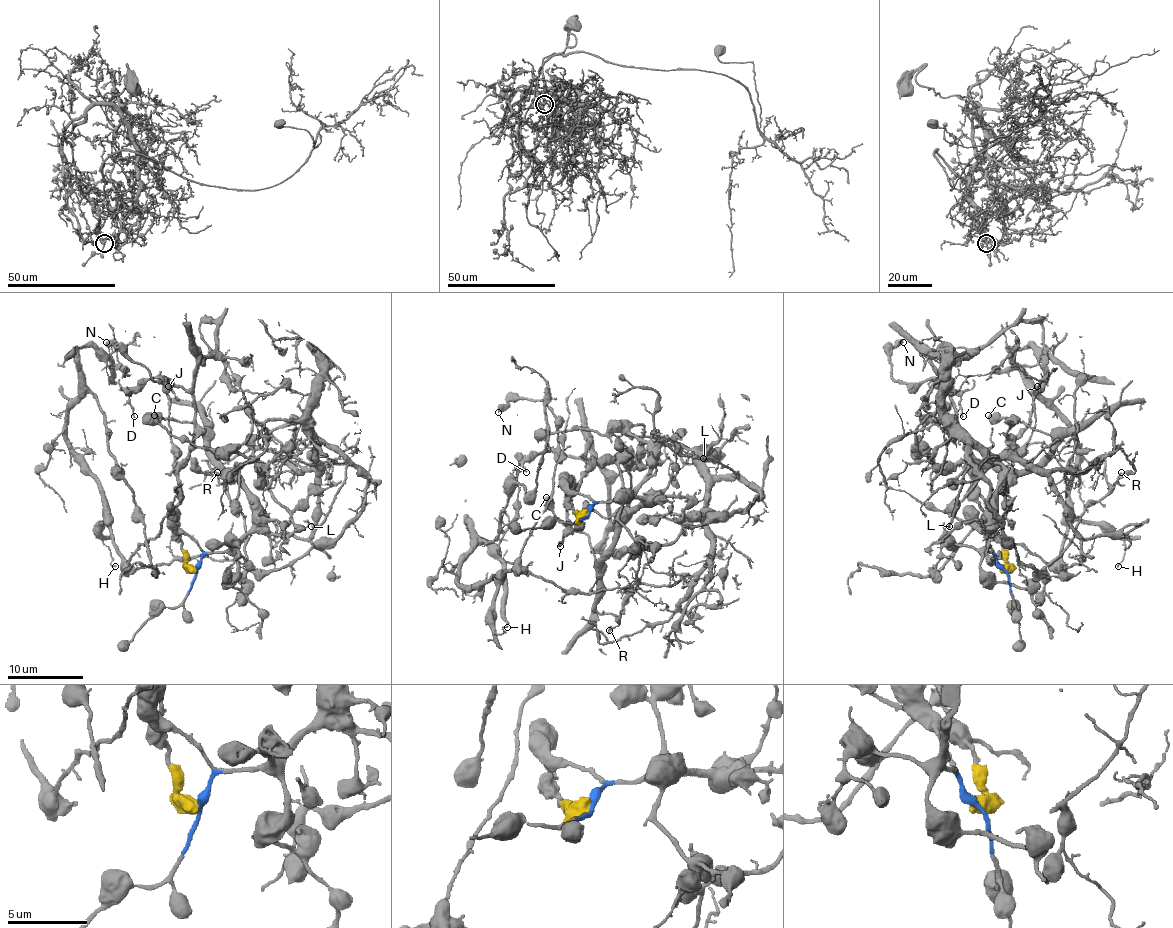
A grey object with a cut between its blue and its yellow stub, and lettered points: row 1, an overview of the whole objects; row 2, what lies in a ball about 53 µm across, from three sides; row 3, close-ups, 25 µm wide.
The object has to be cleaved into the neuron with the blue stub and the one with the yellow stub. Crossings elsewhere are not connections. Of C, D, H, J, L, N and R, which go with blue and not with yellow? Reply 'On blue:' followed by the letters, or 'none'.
On blue: C, H, L, R

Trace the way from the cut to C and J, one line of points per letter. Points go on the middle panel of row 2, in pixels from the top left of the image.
C: (587, 514), (598, 501), (621, 497), (644, 501), (598, 562), (583, 533), (568, 527), (545, 497)
J: (587, 514), (577, 514), (570, 505), (566, 491), (572, 486), (566, 501), (560, 546)

